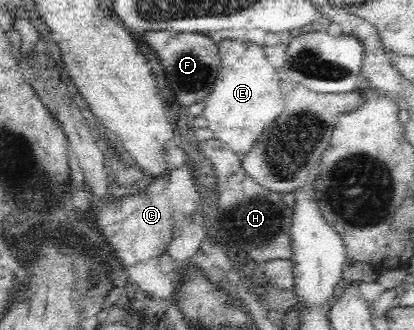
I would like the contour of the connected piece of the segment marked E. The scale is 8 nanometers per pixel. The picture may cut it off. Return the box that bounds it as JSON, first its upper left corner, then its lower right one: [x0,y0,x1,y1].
[203,40,286,156]

